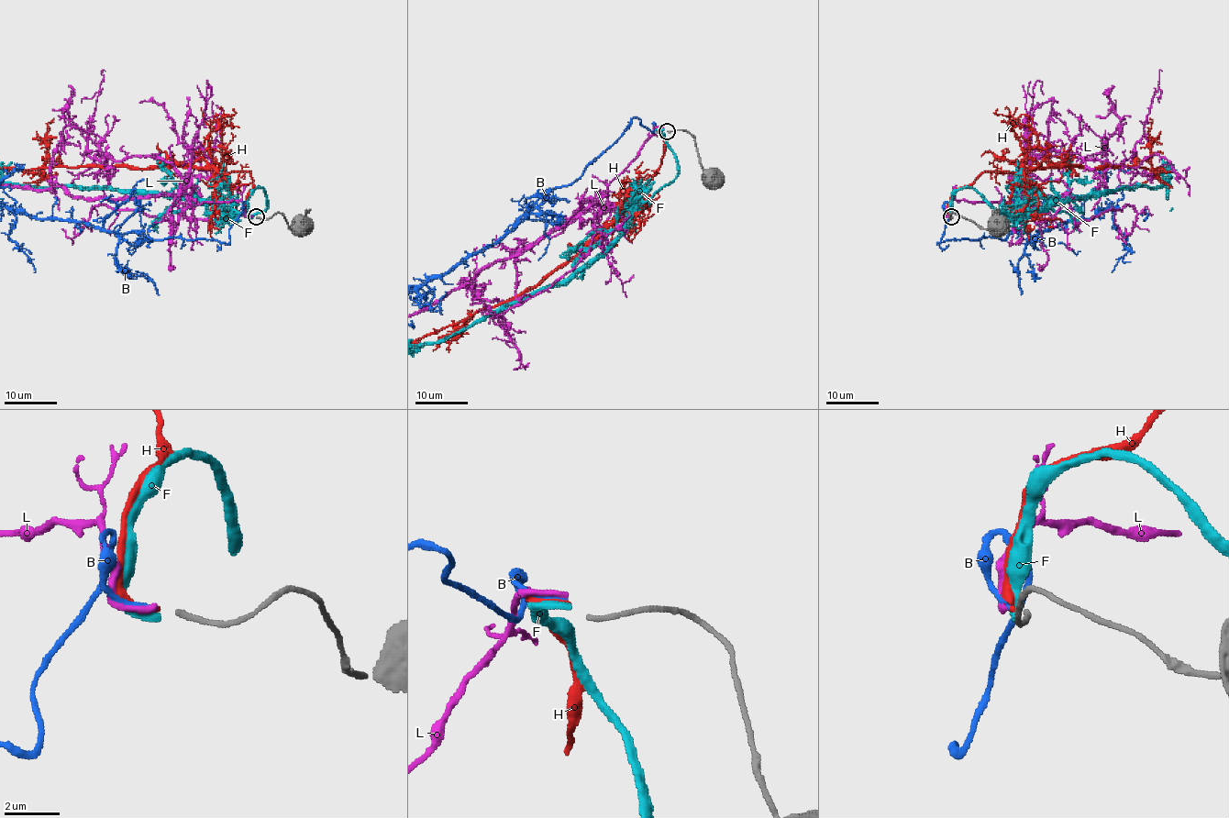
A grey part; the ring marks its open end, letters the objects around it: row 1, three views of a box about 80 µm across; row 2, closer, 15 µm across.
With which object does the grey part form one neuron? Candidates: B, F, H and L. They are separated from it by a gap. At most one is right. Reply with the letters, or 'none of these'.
none of these

